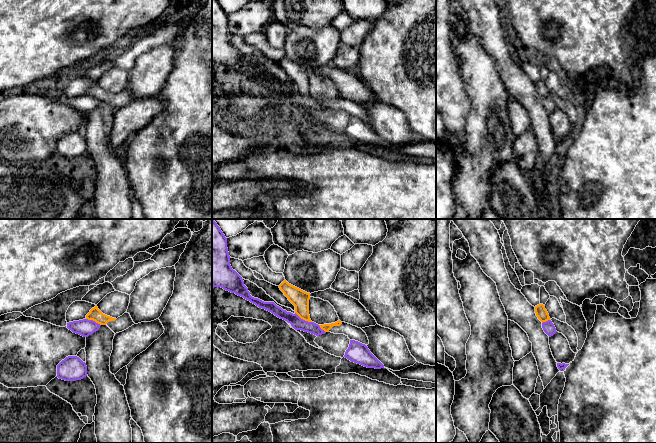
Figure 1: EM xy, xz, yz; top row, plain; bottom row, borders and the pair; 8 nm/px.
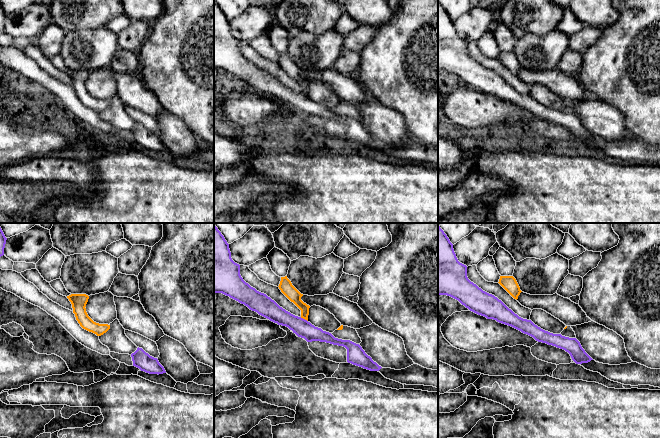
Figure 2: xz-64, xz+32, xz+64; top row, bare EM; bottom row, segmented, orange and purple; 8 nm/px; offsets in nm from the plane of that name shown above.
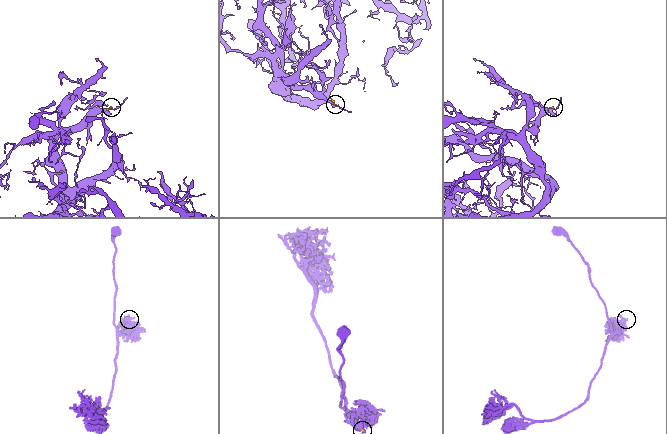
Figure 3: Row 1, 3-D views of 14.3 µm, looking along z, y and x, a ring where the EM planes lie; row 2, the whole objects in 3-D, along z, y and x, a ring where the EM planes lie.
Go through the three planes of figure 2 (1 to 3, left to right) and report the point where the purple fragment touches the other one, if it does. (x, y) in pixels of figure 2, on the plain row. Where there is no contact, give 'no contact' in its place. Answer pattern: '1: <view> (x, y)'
1: no contact
2: xz+32 (304, 94)
3: no contact

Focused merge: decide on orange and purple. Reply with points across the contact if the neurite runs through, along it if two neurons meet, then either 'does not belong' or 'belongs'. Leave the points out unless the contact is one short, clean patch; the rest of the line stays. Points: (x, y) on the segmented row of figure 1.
along xz (295, 312), (301, 318), (311, 322) | does not belong

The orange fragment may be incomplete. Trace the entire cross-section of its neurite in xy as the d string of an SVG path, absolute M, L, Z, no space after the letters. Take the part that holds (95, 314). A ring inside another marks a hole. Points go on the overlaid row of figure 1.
M97 305L86 315L86 319L93 320L100 325L107 325L115 334L135 324L129 313L126 312L116 319L103 314Z

